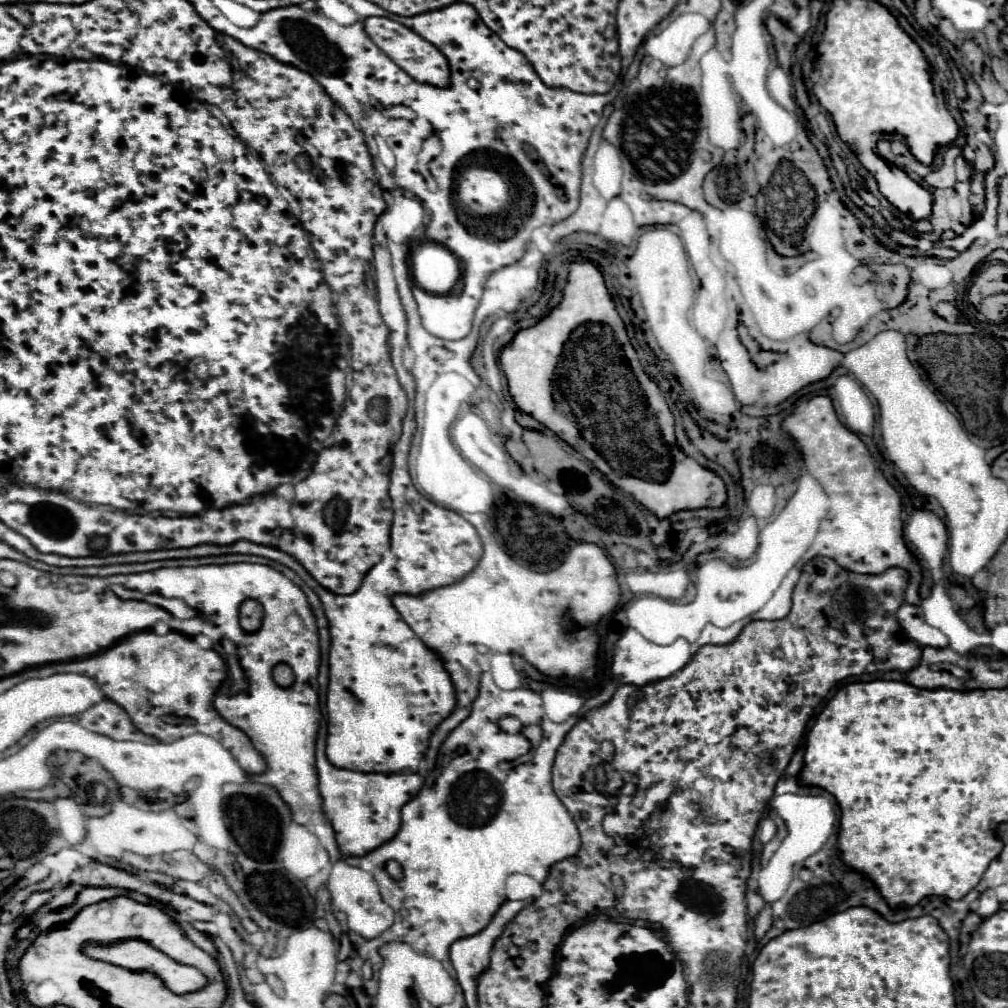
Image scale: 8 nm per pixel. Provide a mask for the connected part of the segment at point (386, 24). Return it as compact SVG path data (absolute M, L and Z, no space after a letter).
M370 16L364 20L364 30L372 38L372 42L388 54L404 72L408 72L414 80L434 84L434 86L446 86L448 84L448 60L440 54L438 48L434 48L430 42L408 30L406 26L390 20L390 18L380 18L380 16Z

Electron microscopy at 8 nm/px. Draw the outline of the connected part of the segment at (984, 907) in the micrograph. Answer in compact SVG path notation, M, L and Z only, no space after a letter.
M990 888L990 890L982 892L980 898L978 898L978 902L976 902L976 910L974 910L974 912L976 912L980 918L988 918L988 916L996 914L998 910L1000 910L1000 902L998 902L994 890Z

